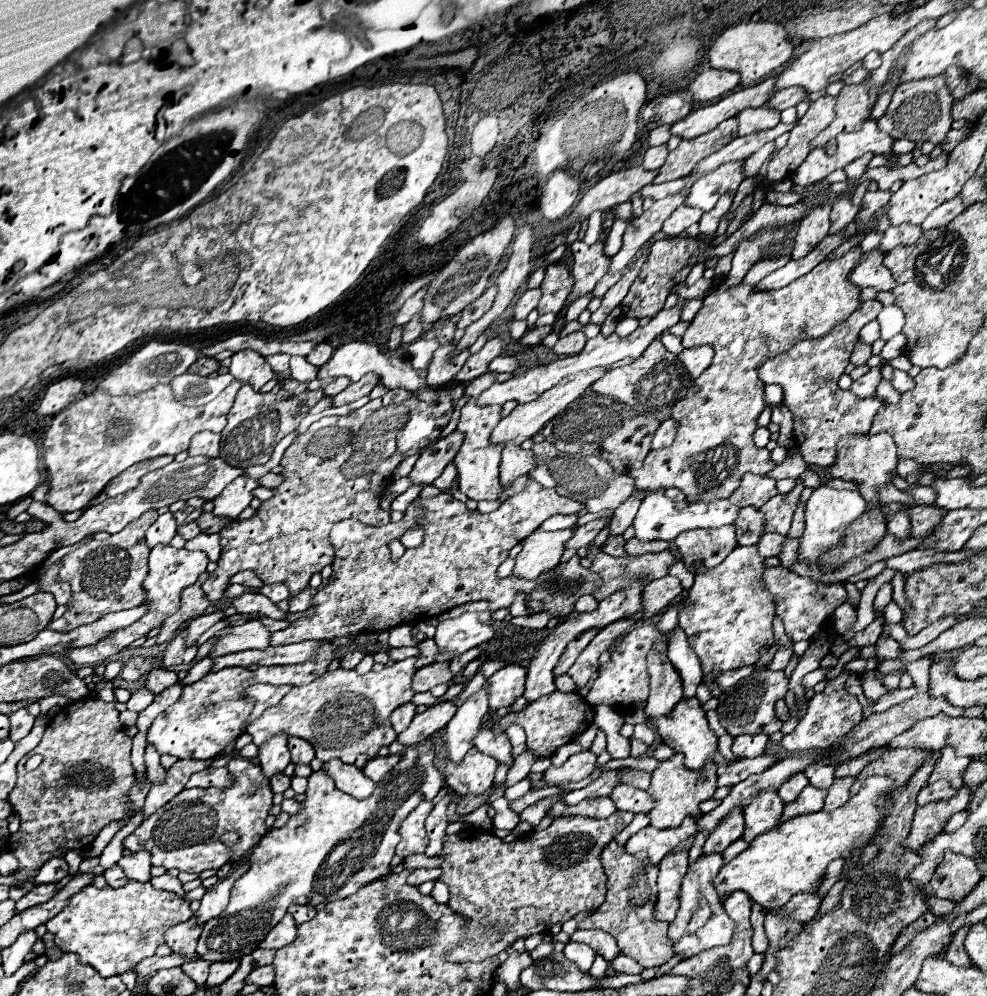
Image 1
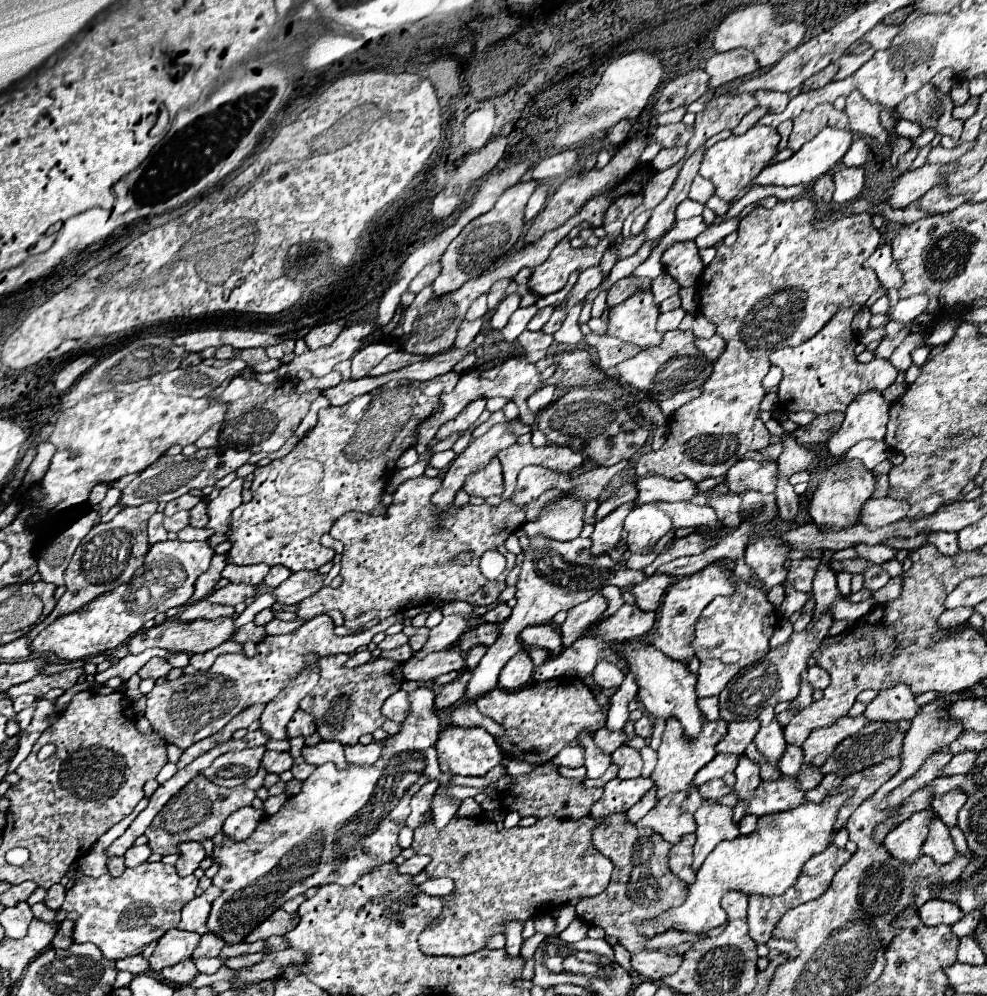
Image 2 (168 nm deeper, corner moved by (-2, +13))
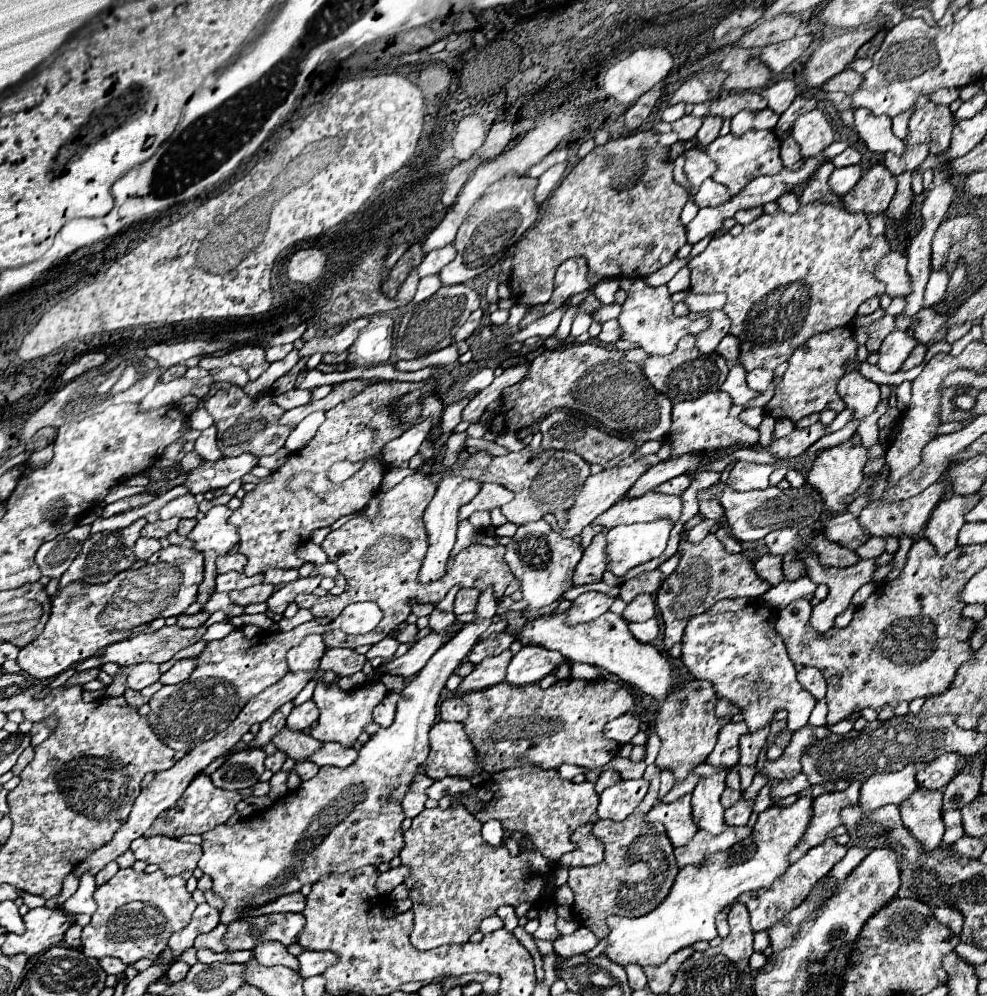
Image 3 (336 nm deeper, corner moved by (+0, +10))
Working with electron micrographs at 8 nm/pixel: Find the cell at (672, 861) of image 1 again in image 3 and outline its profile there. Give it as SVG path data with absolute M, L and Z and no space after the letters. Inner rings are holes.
M740 826L740 828L726 828L722 834L718 836L710 836L702 830L696 832L696 836L684 844L684 846L678 846L674 848L674 856L676 856L676 862L680 868L692 864L692 866L704 866L706 858L714 852L724 852L728 850L732 844L748 838L748 834L752 832L752 828L748 826Z

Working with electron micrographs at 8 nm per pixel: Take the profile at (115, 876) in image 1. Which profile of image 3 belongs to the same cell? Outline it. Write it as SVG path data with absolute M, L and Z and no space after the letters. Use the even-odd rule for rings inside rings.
M110 862L110 864L106 864L98 874L96 874L96 884L100 886L100 884L104 884L104 882L108 882L116 872L118 872L120 868L118 868L118 864L116 862Z

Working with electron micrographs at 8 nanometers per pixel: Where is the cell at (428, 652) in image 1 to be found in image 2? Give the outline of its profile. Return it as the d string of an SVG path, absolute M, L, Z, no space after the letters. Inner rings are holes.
M412 625L404 627L404 633L410 637L408 645L412 647L412 651L420 651L422 649L422 645L428 639L428 631L430 631L428 627L412 627Z

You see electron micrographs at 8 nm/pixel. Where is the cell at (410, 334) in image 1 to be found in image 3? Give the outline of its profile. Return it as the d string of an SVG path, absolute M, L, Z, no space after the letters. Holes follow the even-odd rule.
M438 276L422 278L422 280L420 280L420 284L418 284L418 292L416 292L416 296L414 296L412 304L418 304L418 302L422 302L422 300L430 298L430 296L440 288L440 286L442 286L442 282L440 282L440 278L438 278Z

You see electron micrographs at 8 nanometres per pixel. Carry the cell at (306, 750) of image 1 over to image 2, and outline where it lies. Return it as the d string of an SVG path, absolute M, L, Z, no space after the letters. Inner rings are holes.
M298 709L296 715L292 715L292 719L290 719L290 723L288 723L286 729L288 729L288 737L298 737L298 735L308 737L308 735L314 733L316 725L314 725L312 715L308 715L306 711Z

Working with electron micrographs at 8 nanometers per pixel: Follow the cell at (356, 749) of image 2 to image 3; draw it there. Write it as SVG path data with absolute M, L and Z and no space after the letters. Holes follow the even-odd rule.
M334 742L330 744L322 744L322 750L318 750L318 754L314 754L312 762L318 766L338 766L338 768L348 768L350 764L354 764L354 760L358 758L358 750L356 748L342 748Z

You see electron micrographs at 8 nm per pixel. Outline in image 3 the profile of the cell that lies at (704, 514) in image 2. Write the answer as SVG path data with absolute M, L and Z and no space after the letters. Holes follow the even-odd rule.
M660 492L644 494L642 498L622 498L610 510L602 512L594 524L604 528L614 528L620 524L634 524L634 522L652 522L660 518L668 518L670 522L678 522L682 514L682 500L680 496L668 496Z

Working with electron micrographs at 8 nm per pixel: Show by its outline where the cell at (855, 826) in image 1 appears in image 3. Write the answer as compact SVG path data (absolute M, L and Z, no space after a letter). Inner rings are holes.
M800 796L792 806L780 808L770 806L764 810L748 838L736 842L730 850L712 854L704 868L684 866L678 872L678 878L662 906L652 910L646 916L638 918L624 918L624 916L610 916L608 926L608 948L604 950L610 960L624 966L626 962L644 964L662 964L670 954L692 946L698 940L712 940L718 936L716 932L716 916L726 910L736 898L750 890L770 888L776 878L780 878L788 866L788 854L798 846L804 832L810 826L812 818L812 796Z

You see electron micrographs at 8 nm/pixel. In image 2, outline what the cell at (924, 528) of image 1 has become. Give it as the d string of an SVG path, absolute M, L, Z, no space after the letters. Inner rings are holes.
M890 497L868 499L868 503L864 503L864 507L860 509L860 523L878 529L894 521L900 521L908 513L908 507L908 501L896 501Z

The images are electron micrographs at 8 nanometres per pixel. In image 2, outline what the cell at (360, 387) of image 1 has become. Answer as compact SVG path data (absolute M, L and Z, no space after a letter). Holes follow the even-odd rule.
M396 351L396 353L390 353L382 363L378 363L372 371L370 371L370 377L376 377L376 375L384 375L384 373L390 373L390 371L398 371L402 367L408 367L416 361L426 361L428 357L424 355L412 355L412 353L406 353L406 351Z

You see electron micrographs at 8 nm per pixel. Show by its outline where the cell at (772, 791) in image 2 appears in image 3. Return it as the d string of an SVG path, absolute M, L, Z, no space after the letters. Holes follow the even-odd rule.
M740 798L734 806L730 806L726 812L724 812L724 818L728 822L728 826L744 826L752 814L752 808L754 808L754 802L756 800L744 800Z

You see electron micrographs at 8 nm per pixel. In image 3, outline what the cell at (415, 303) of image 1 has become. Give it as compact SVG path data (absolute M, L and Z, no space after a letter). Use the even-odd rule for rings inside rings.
M446 246L446 248L442 248L442 250L430 252L430 254L422 260L422 264L416 268L416 270L418 270L418 276L424 278L424 276L438 274L438 272L454 258L454 254L456 254L456 250L454 250L452 246Z

